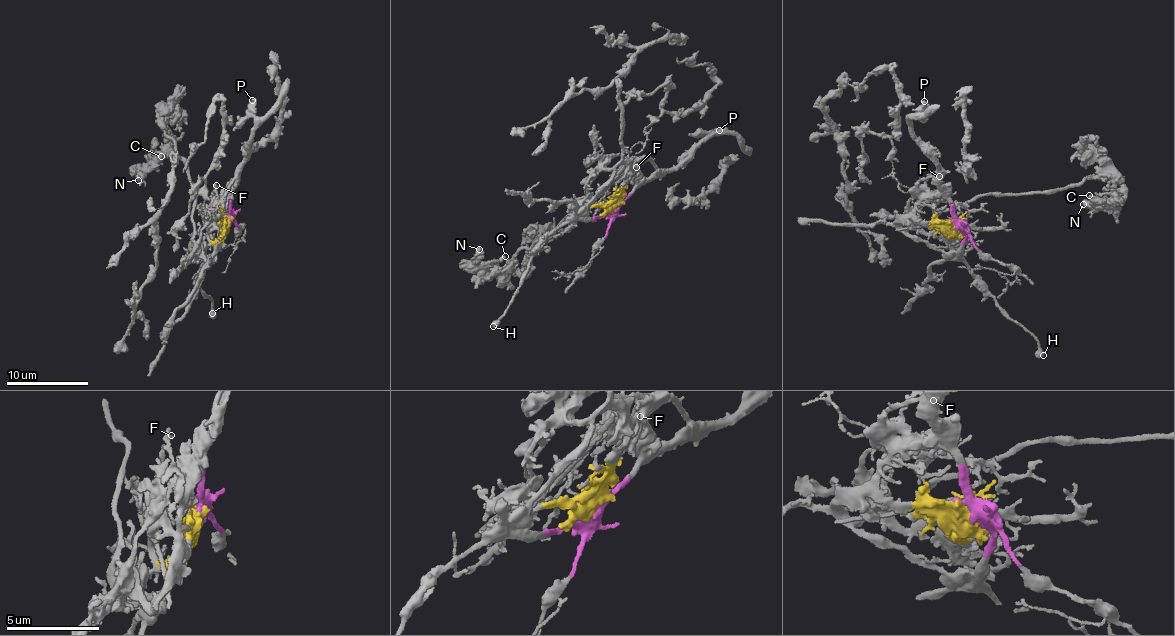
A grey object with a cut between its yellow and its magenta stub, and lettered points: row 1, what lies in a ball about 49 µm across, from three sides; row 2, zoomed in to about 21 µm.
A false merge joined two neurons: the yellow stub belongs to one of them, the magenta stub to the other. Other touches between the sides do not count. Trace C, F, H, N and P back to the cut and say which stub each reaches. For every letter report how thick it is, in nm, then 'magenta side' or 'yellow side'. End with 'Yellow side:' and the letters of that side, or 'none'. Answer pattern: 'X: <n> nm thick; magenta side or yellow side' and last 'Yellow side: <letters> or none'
C: 360 nm thick; yellow side
F: 240 nm thick; yellow side
H: 550 nm thick; magenta side
N: 600 nm thick; yellow side
P: 440 nm thick; magenta side
Yellow side: C, F, N

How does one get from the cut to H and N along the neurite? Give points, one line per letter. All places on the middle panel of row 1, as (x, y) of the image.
H: (612, 210), (594, 220), (561, 225), (551, 234), (530, 259), (509, 306), (492, 327)
N: (612, 208), (589, 204), (590, 177), (586, 201), (523, 247), (498, 276), (481, 260), (478, 248)

